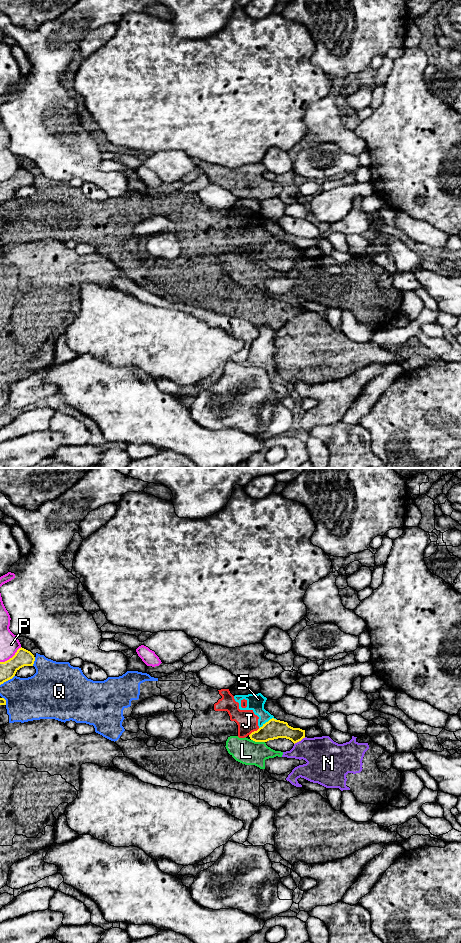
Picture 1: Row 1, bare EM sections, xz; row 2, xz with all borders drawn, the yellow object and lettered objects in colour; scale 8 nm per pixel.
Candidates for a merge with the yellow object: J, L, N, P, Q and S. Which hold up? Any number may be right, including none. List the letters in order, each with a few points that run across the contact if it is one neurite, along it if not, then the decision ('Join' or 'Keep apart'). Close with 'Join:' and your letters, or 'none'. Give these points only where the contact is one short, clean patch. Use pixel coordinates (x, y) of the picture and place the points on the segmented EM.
J: Line: xz (259, 728), (249, 735). Keep apart
L: Line: xz (251, 739), (257, 742), (264, 742). Keep apart
N: Line: xz (305, 737), (294, 744). Keep apart
P: Keep apart
Q: Keep apart
S: Line: xz (276, 719), (270, 718), (259, 728). Keep apart
Join: none

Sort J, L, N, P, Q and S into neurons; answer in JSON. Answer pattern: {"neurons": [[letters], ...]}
{"neurons": [["J", "L", "N", "Q", "S"], ["P"]]}

